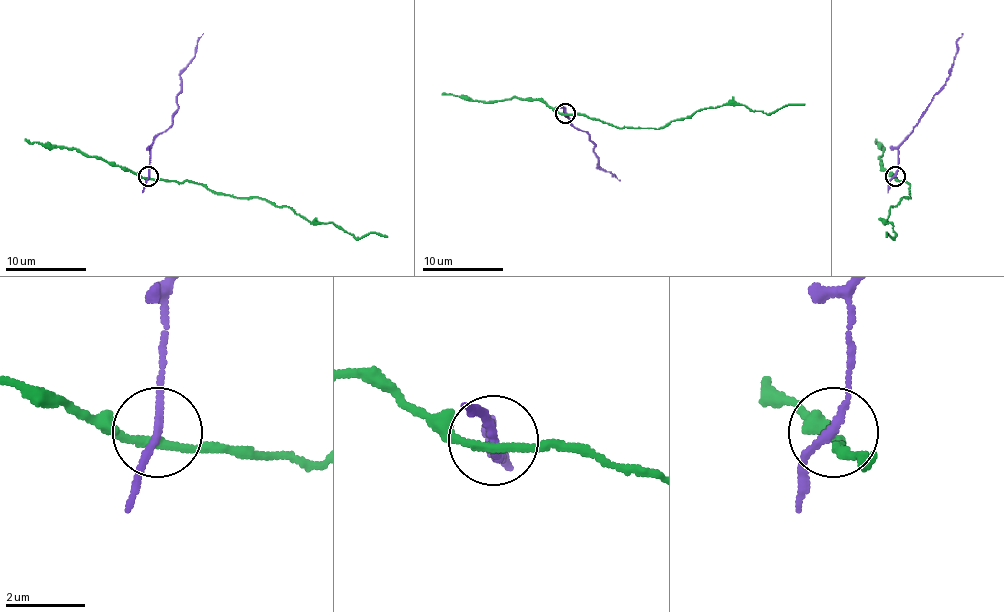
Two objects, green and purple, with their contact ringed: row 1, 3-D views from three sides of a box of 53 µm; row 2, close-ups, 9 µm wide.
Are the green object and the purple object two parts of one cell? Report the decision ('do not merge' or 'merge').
do not merge

